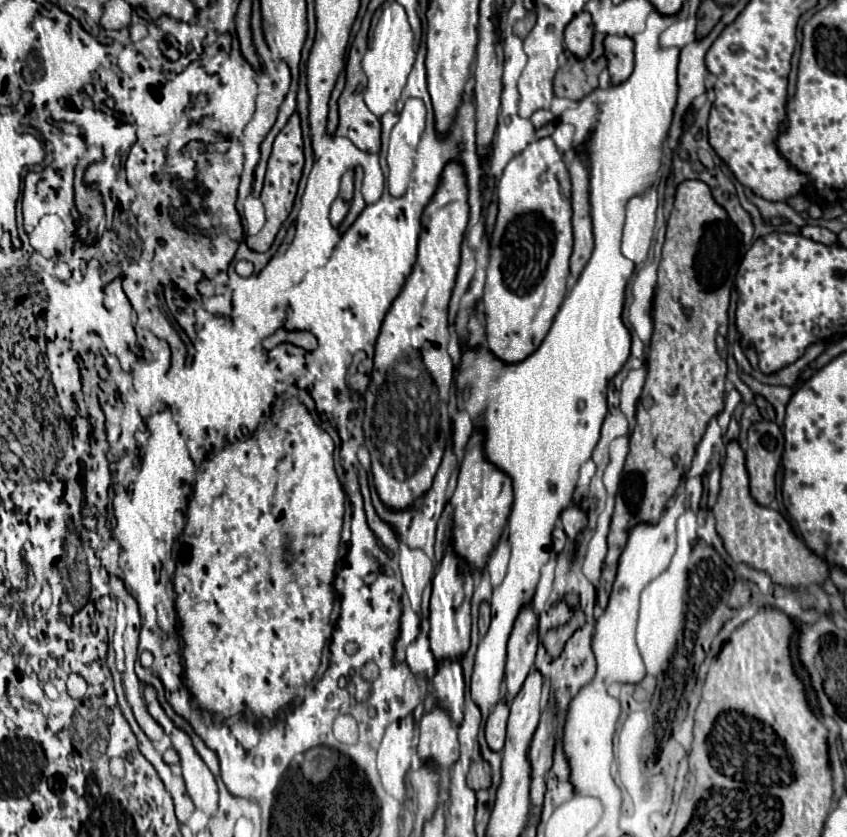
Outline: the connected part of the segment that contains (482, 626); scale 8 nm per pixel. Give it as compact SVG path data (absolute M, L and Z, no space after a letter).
M483 601L481 609L479 609L479 633L481 633L481 637L487 633L489 621L491 621L491 607L487 601Z

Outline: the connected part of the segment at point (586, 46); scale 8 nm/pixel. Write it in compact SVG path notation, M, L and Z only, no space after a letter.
M583 11L565 27L565 47L575 59L581 61L591 53L591 45L593 45L591 15Z

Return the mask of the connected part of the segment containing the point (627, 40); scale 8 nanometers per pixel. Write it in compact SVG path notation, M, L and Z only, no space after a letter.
M607 35L605 41L605 57L609 63L611 83L621 83L629 73L633 71L633 39L631 37L619 37L619 35Z

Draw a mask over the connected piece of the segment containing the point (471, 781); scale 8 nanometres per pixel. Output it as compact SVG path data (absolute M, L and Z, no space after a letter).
M481 760L471 764L467 785L474 791L491 787L491 767L487 761Z

